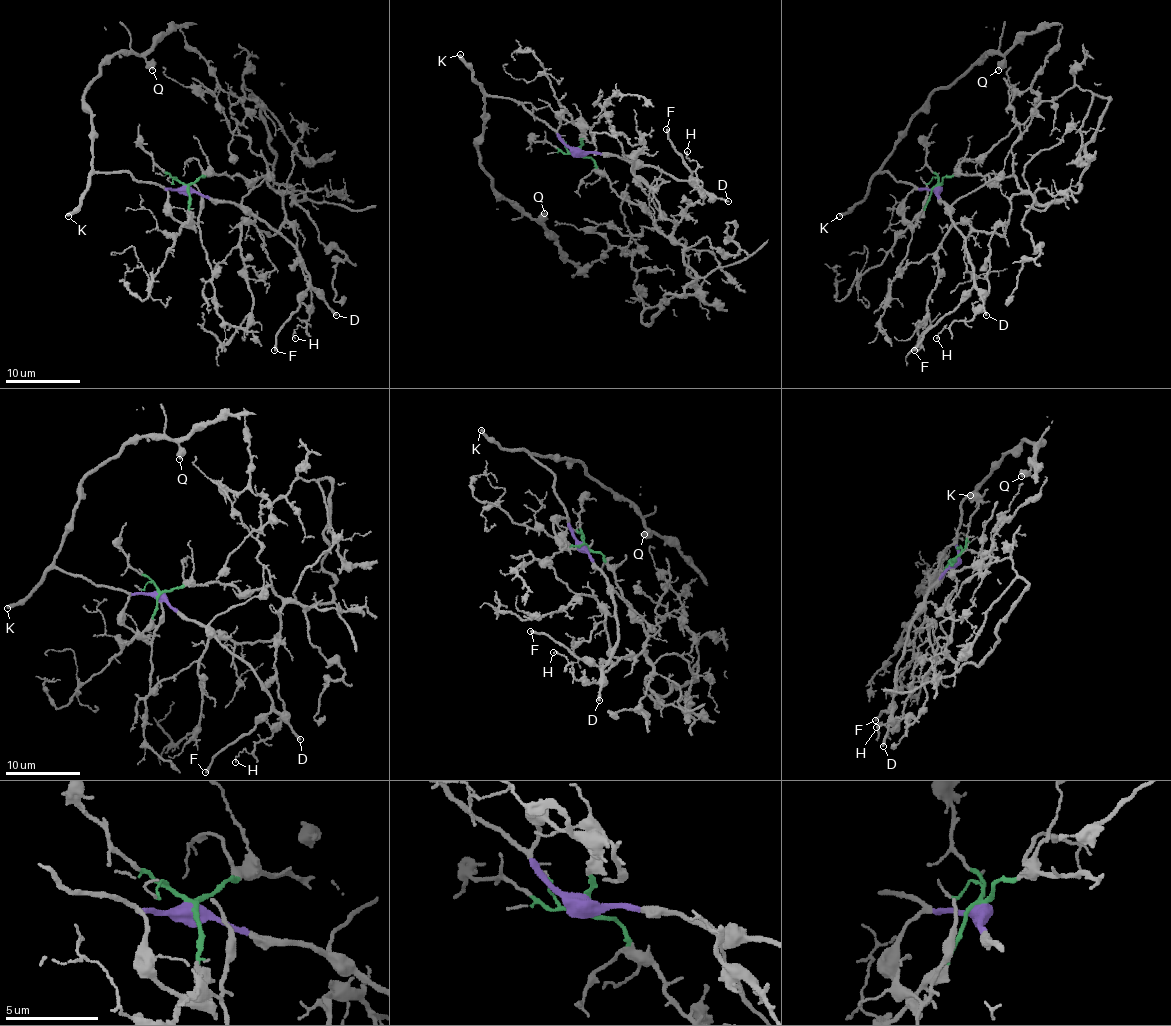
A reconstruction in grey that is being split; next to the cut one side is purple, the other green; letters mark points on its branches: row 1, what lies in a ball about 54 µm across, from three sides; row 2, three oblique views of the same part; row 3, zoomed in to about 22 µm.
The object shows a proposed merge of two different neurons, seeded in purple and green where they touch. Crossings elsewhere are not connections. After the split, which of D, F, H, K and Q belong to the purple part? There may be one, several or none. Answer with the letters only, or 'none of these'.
D, F, K, Q

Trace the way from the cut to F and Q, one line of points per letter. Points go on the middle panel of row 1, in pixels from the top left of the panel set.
F: (577, 151), (656, 167), (700, 190), (682, 154), (669, 139), (667, 128)
Q: (577, 151), (516, 100), (484, 97), (479, 165), (509, 201), (537, 219), (544, 214)

